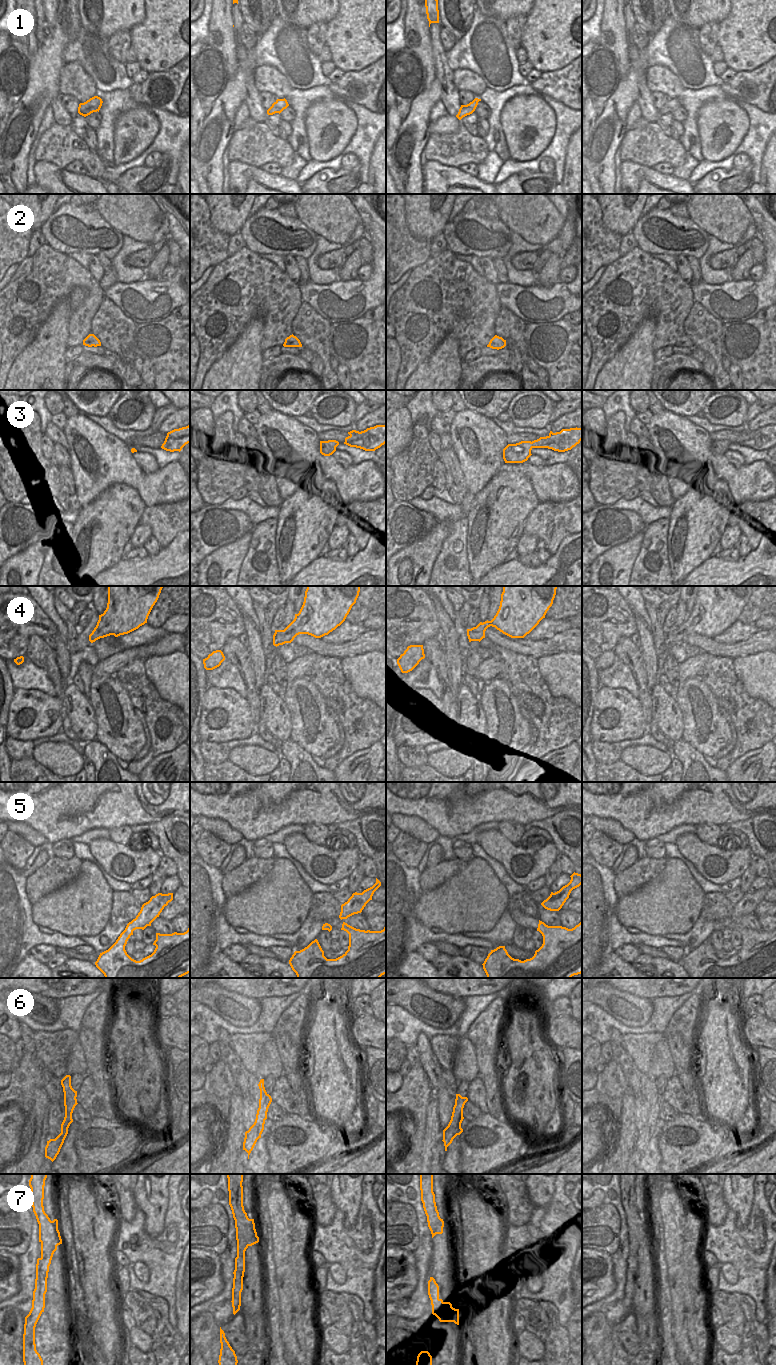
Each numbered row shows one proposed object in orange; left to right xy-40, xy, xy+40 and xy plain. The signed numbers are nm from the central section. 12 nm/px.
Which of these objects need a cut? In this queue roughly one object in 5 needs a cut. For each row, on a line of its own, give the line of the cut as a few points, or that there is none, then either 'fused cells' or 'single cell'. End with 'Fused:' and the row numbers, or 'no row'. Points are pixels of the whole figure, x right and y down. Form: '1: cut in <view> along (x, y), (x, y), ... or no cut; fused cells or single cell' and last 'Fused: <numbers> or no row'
1: no cut; single cell
2: no cut; single cell
3: no cut; single cell
4: no cut; single cell
5: no cut; single cell
6: no cut; single cell
7: cut in xy+40 along (429, 1280), (434, 1281); fused cells
Fused: 7

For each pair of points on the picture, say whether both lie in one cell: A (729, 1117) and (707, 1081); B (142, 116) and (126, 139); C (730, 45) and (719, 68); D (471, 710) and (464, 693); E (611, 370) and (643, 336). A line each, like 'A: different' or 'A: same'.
A: same
B: same
C: different
D: same
E: same

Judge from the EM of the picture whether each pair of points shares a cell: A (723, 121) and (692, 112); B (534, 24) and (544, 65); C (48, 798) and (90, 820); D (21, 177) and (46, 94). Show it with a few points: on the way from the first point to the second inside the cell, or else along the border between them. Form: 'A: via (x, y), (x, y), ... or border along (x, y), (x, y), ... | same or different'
A: border along (715, 98), (706, 101), (698, 111), (699, 136) | different
B: via (541, 34), (544, 40), (544, 55) | same
C: via (56, 812), (56, 821), (58, 823), (76, 820) | same
D: via (20, 156), (26, 135), (33, 124), (34, 115) | same

